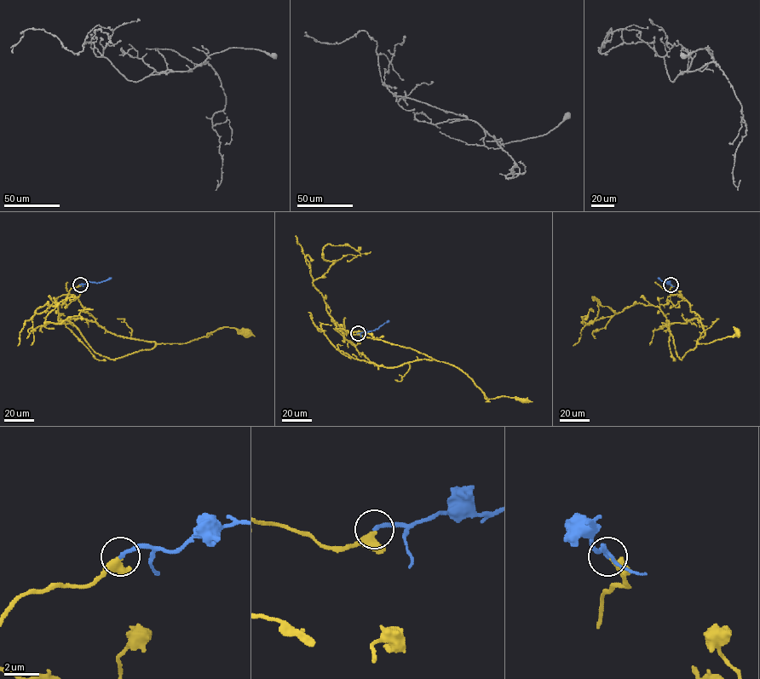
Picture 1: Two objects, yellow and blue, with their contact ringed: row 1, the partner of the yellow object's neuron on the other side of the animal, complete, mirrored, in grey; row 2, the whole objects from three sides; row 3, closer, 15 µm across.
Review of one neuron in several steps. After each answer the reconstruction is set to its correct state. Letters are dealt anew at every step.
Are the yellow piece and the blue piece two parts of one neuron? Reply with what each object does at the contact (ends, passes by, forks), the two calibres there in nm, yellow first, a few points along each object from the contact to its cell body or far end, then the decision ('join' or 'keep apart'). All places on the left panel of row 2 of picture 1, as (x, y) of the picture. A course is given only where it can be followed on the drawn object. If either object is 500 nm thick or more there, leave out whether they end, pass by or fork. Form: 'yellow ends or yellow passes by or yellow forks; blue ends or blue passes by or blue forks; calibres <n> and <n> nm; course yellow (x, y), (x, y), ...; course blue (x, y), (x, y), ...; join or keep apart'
yellow passes by; blue ends; calibres 340 and 220 nm; course yellow (80, 284), (69, 290), (66, 303), (77, 298), (85, 312), (116, 335), (183, 343), (224, 327), (246, 333); course blue (80, 284), (100, 282), (111, 277); join

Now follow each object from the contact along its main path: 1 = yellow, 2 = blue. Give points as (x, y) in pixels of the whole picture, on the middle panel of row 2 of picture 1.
1: (358, 333), (343, 335), (377, 365), (435, 359), (461, 370), (486, 399), (524, 399)
2: (358, 333), (373, 330), (388, 321)

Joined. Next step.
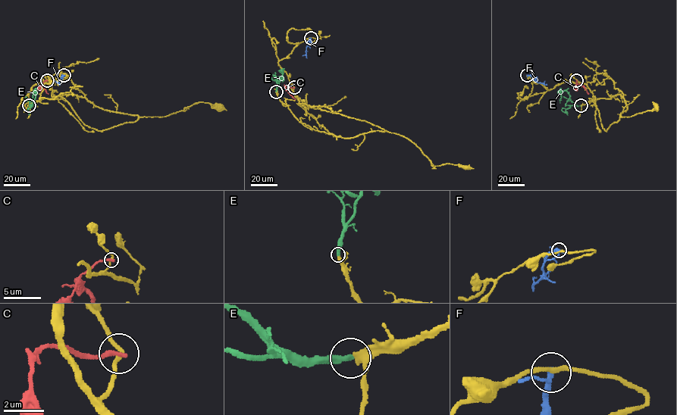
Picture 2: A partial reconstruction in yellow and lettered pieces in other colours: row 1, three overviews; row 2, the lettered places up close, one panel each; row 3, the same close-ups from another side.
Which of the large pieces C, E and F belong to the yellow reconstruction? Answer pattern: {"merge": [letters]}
{"merge": ["E"]}

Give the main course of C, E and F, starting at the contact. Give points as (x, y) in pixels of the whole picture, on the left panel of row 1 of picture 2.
C: (47, 80), (41, 84), (48, 94)
E: (29, 105), (32, 105), (36, 90), (32, 103)
F: (64, 75), (59, 84), (55, 80)

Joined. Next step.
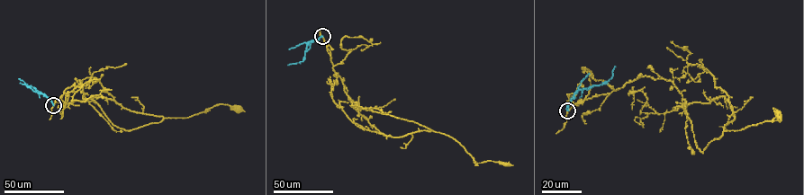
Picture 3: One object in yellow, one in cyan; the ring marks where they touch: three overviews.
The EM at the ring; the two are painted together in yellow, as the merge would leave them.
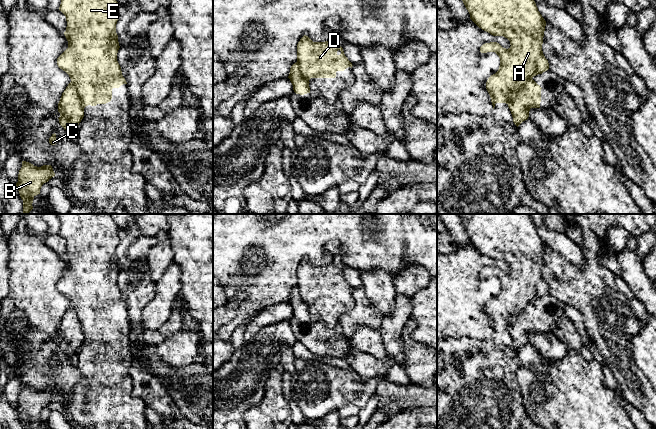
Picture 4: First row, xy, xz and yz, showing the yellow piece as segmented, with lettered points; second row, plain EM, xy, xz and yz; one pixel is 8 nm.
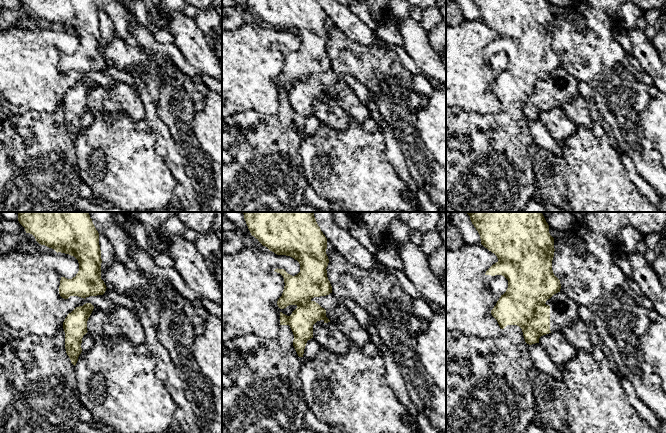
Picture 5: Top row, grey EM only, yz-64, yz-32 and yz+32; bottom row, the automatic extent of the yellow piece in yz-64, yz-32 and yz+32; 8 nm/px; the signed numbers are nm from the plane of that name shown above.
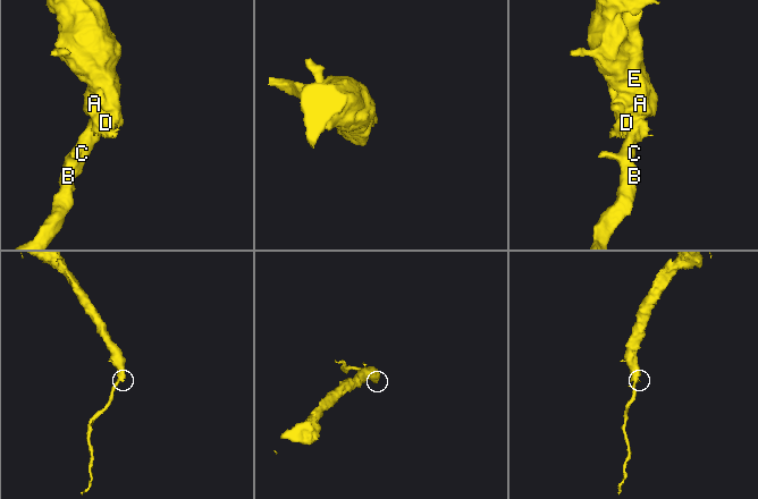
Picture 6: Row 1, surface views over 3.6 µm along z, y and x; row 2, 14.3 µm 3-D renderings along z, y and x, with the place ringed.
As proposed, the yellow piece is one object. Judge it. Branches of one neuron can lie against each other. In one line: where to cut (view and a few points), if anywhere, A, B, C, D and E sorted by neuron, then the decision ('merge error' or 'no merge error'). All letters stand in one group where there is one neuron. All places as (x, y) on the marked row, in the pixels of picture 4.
yz (531, 78), (510, 95), (507, 103) | A D E / B C | merge error

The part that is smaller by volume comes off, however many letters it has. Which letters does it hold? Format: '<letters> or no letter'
B, C

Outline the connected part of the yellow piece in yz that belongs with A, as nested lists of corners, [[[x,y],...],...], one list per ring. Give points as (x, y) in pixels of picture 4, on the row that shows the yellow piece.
[[[534,0],[462,1],[479,28],[510,41],[508,49],[497,42],[480,47],[481,53],[495,52],[500,58],[498,71],[486,82],[493,109],[496,103],[508,104],[515,90],[549,69],[542,51],[546,21]]]

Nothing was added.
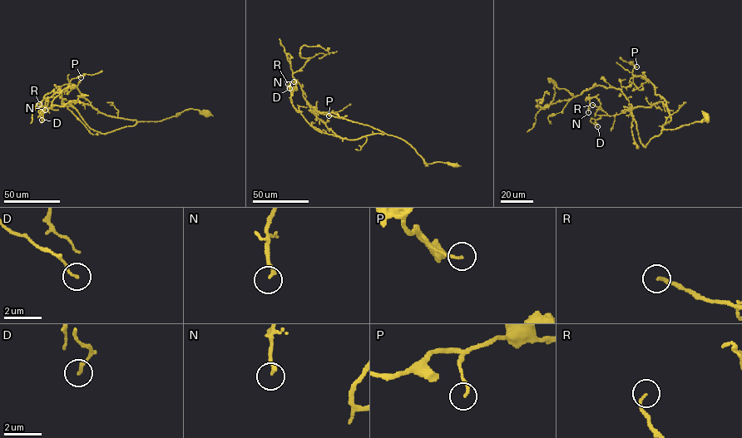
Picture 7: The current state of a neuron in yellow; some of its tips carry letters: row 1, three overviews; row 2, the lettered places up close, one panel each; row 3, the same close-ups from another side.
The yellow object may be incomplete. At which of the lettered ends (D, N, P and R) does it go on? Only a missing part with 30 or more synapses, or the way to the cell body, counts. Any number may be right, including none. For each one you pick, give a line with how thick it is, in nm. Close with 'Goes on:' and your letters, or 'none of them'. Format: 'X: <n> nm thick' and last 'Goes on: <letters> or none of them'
Goes on: none of them

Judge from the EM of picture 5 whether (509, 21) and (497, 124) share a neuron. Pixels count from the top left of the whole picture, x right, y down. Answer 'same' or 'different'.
same

